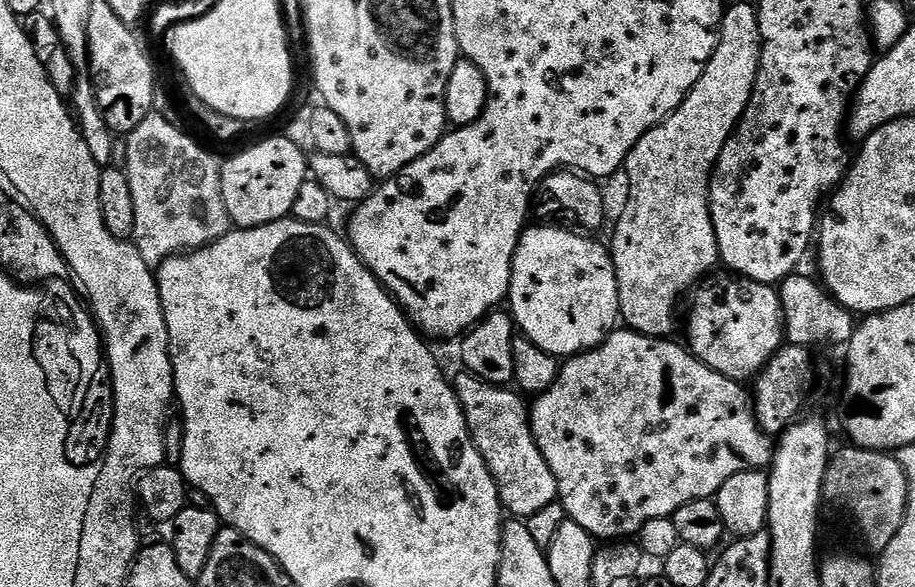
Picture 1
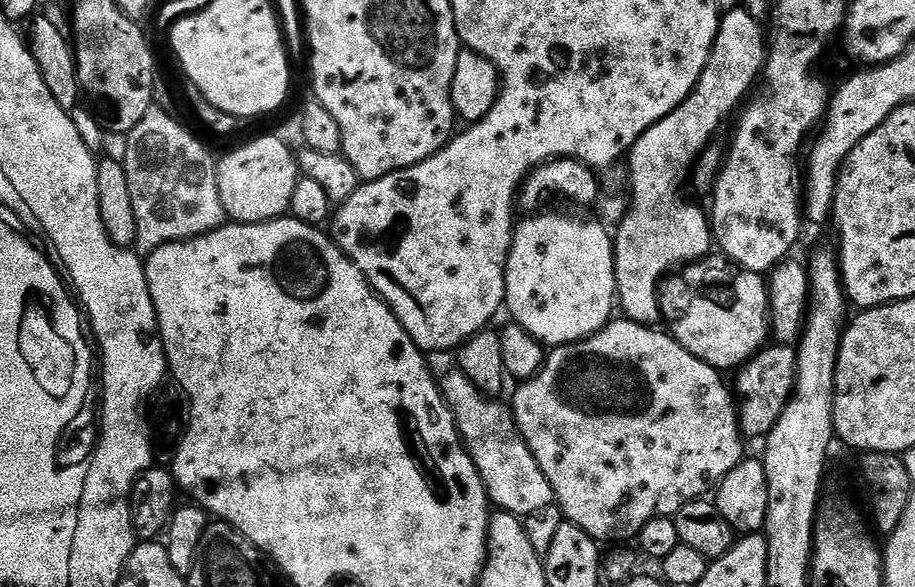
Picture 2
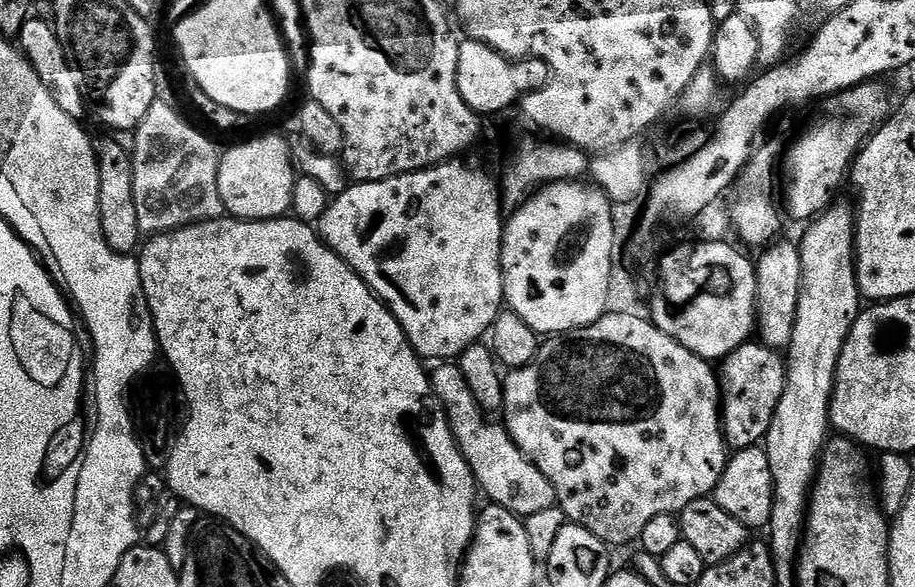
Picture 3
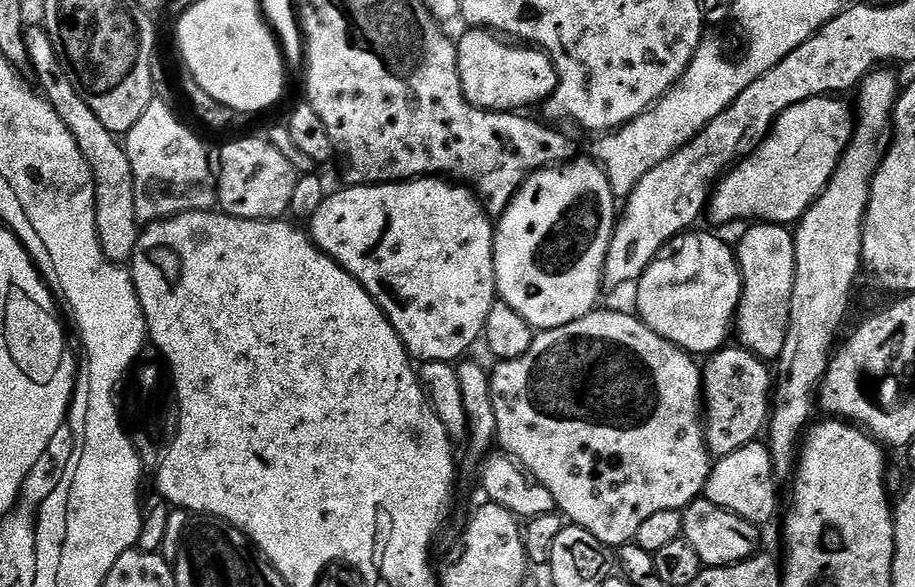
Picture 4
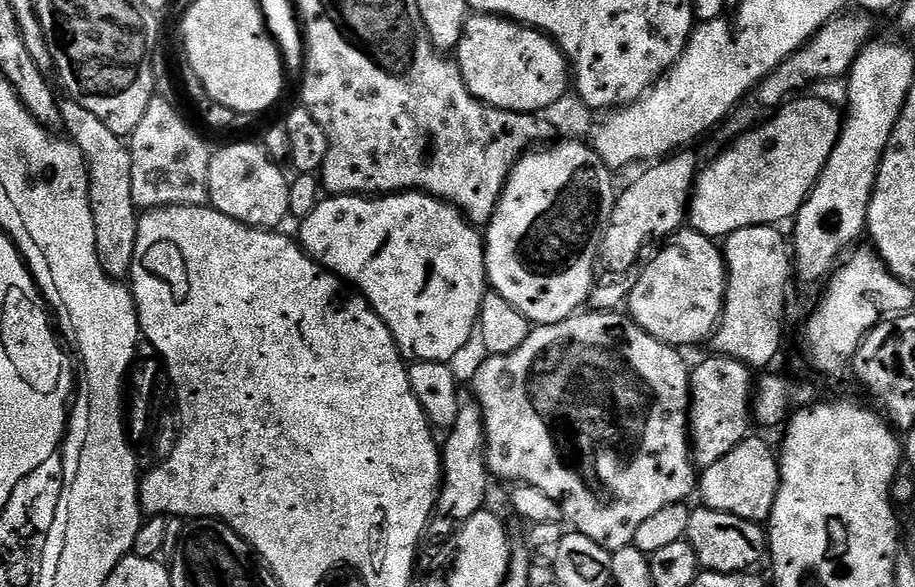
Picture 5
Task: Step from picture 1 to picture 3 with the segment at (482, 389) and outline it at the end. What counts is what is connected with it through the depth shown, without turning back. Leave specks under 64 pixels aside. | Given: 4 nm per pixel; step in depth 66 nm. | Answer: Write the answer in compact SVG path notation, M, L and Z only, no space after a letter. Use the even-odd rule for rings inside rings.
M440 362L433 368L436 369L430 372L432 393L444 407L450 430L474 474L479 491L483 495L485 492L491 503L521 518L557 507L554 486L544 477L542 470L538 470L538 466L518 450L503 423L496 421L495 424L492 421L495 419L480 411L478 402L474 402L474 396L470 394L470 386L466 386L466 378L462 378L459 363Z

